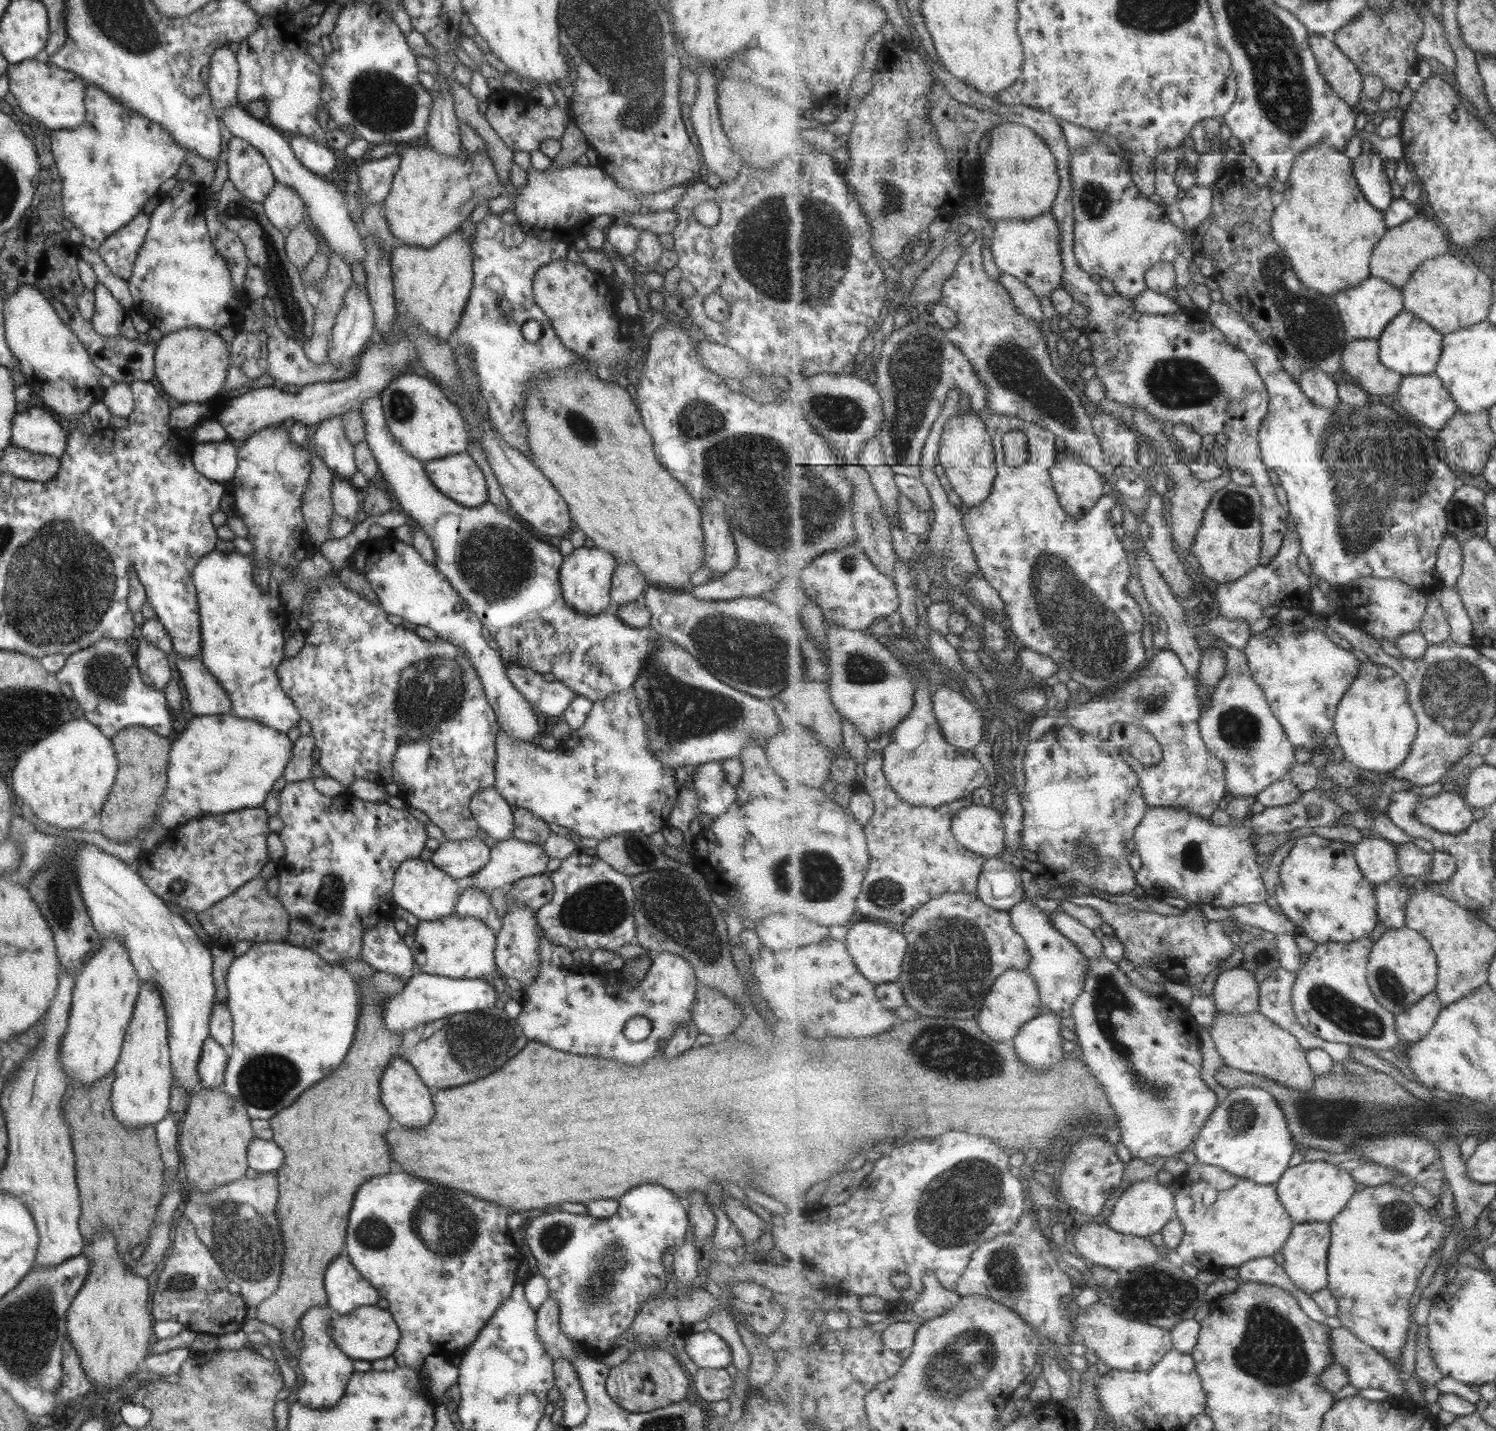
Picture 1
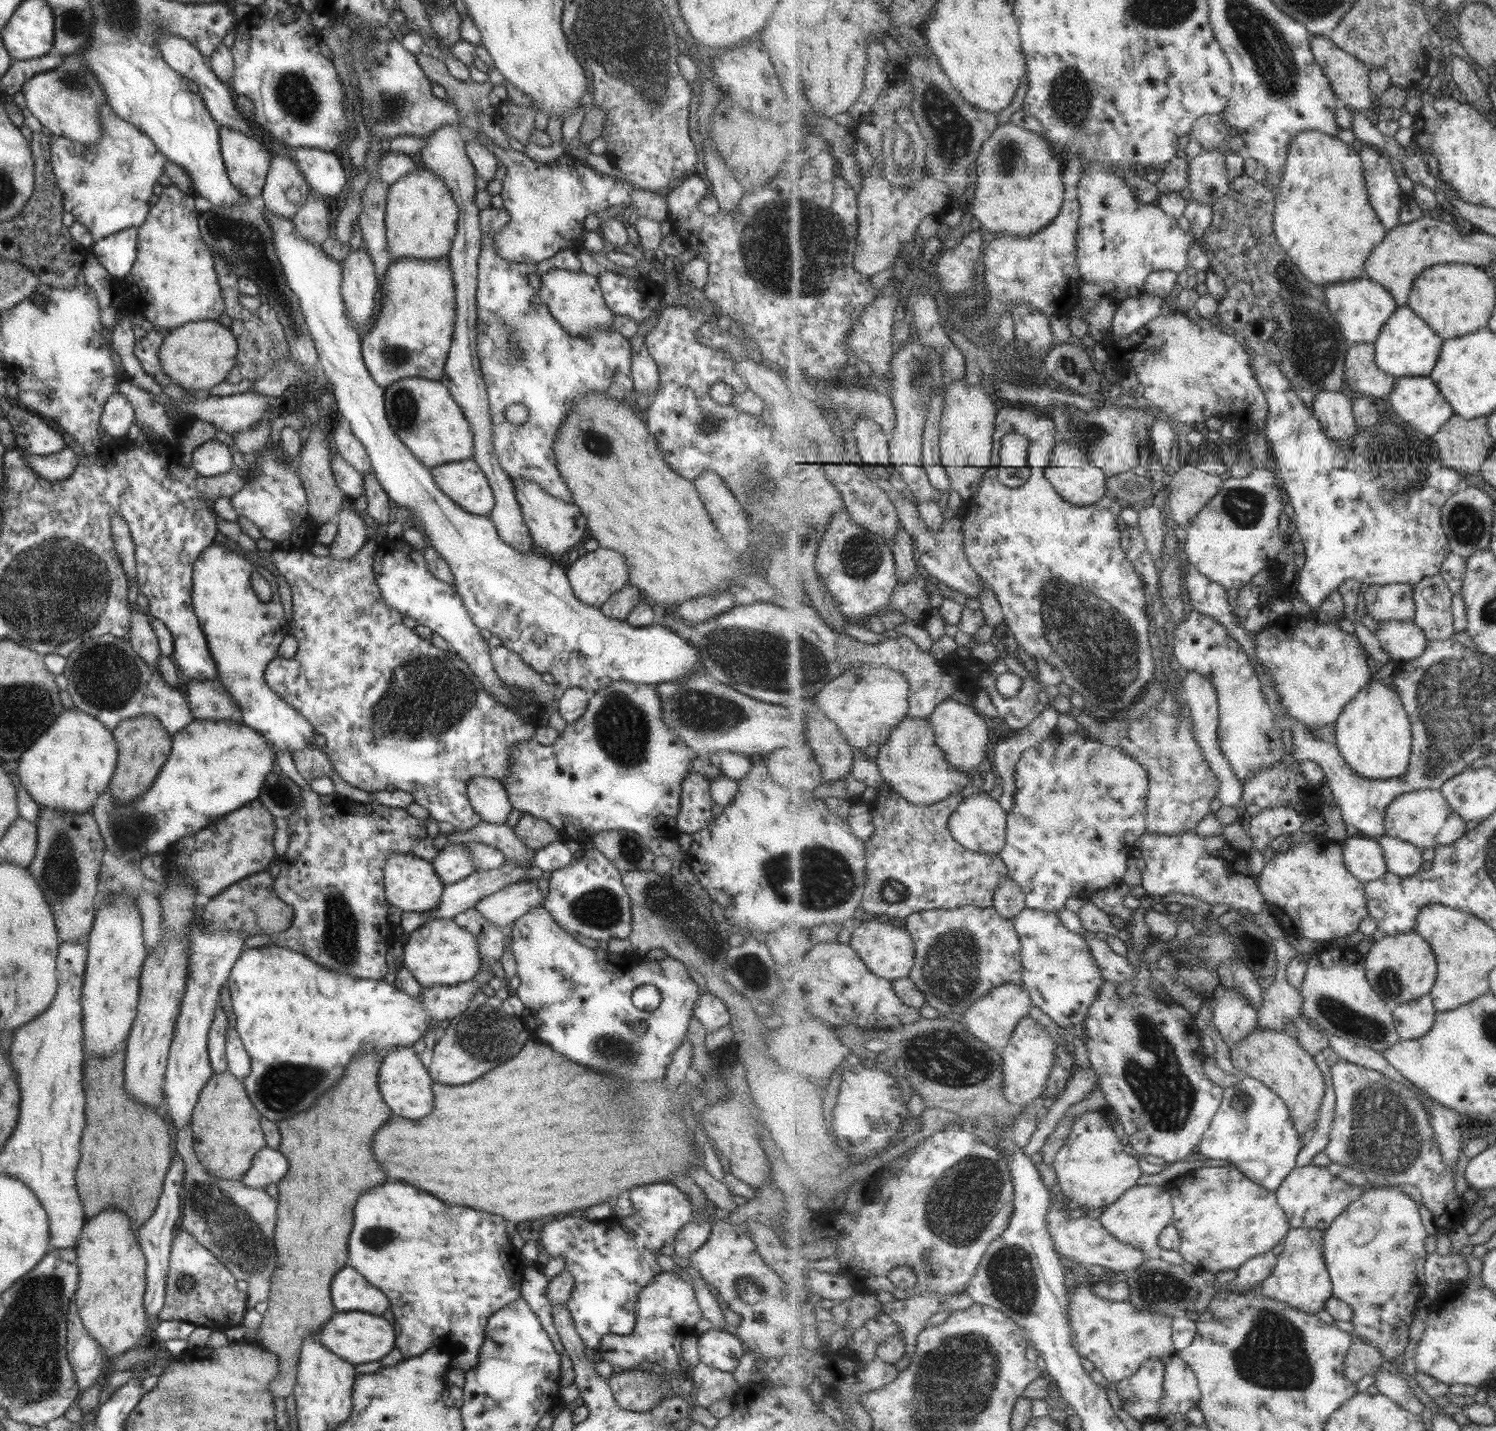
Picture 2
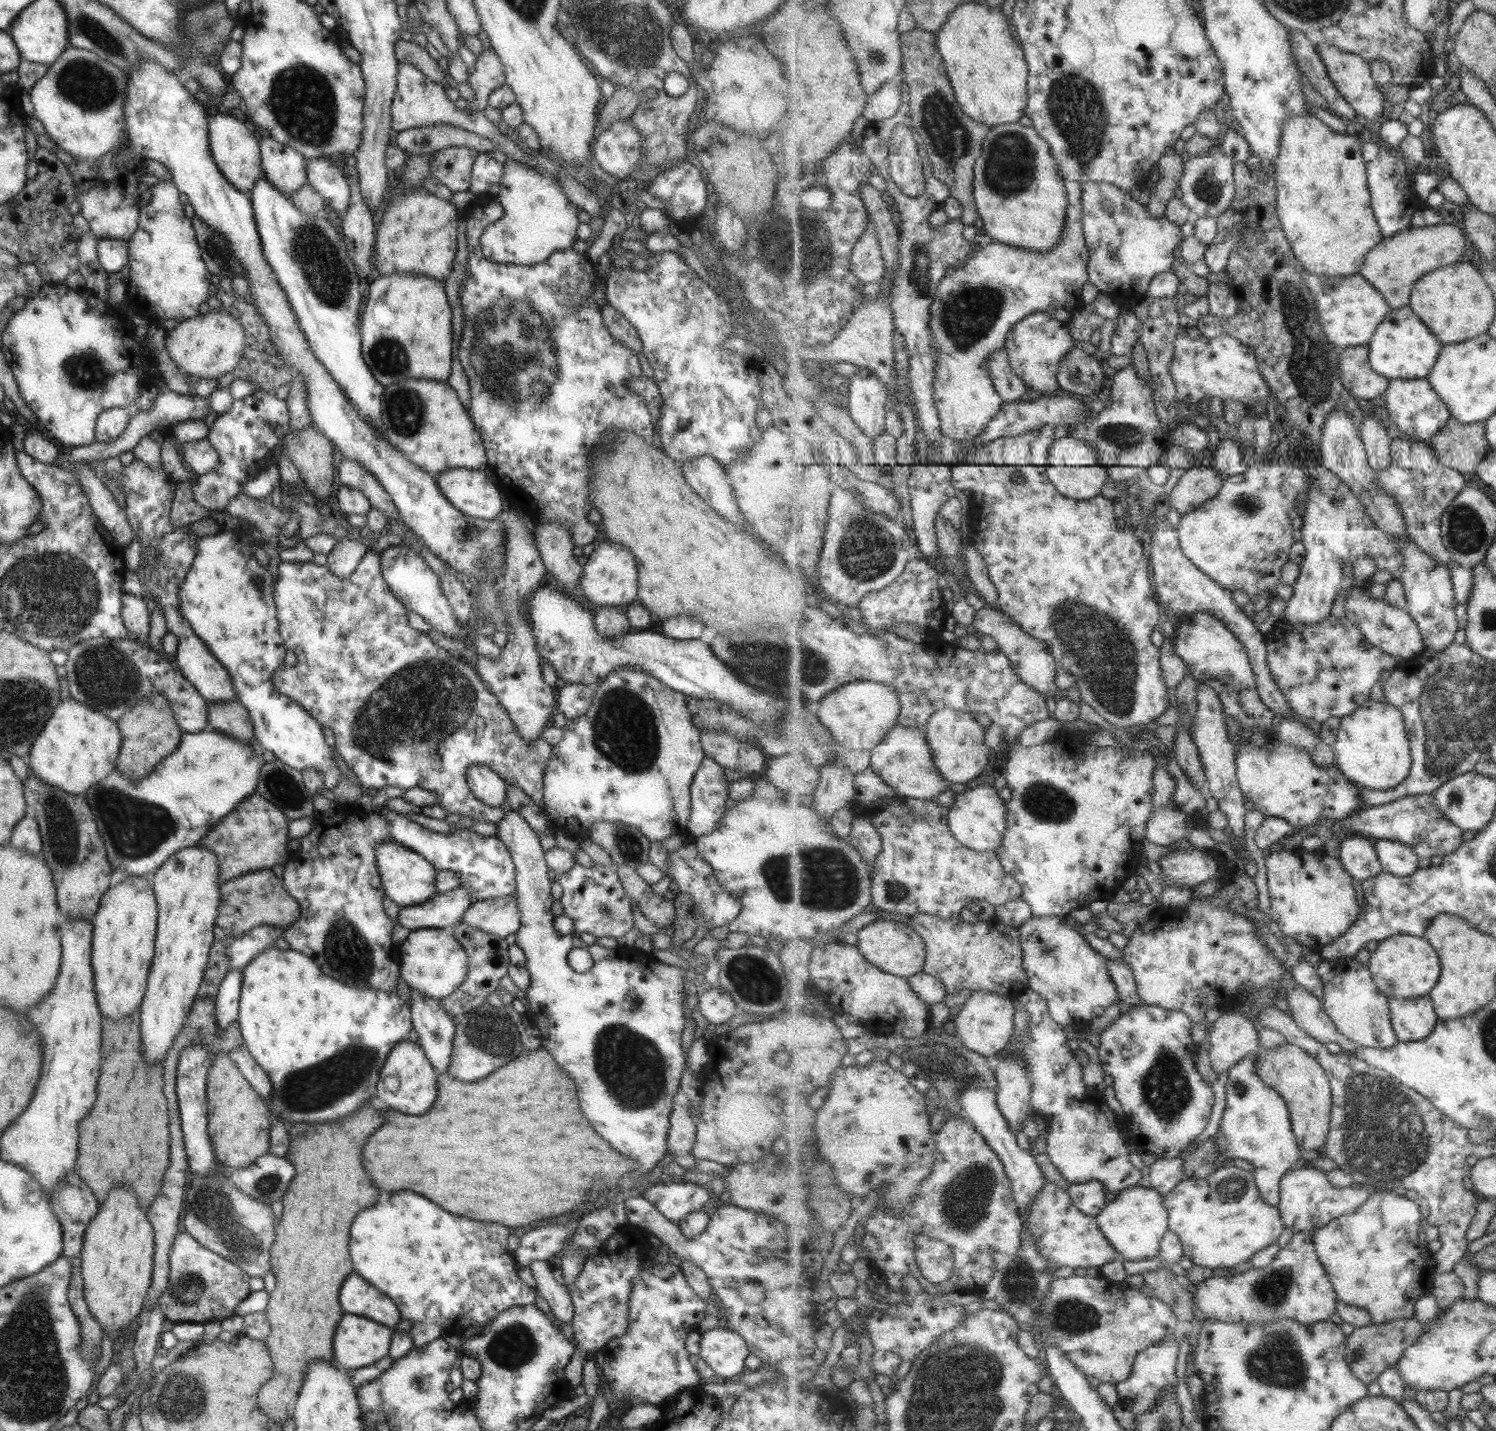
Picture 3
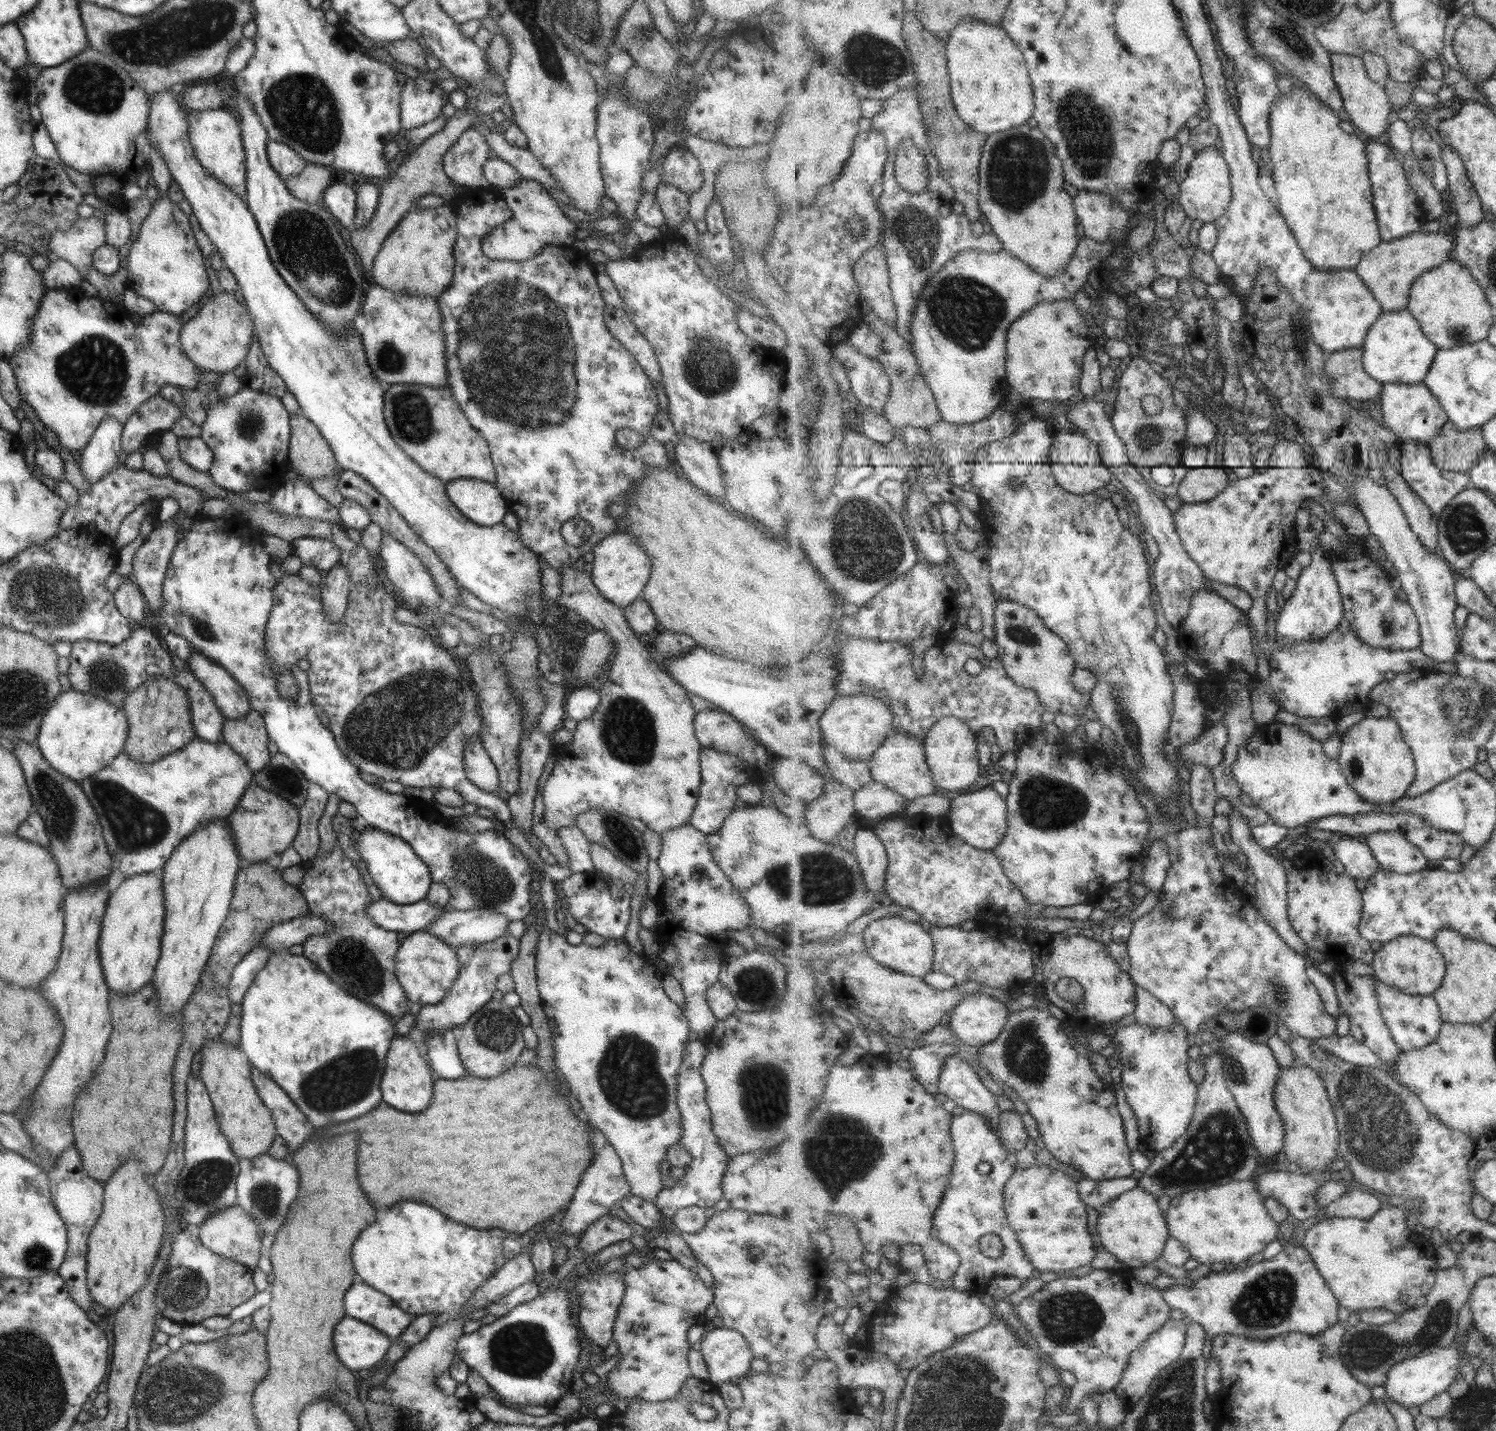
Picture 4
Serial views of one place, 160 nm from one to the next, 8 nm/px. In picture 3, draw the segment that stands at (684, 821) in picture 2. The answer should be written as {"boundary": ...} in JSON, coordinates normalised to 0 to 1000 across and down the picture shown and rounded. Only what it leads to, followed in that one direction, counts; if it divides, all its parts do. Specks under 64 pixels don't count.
{"boundary":[[[471,528],[460,549],[461,568],[457,581],[462,586],[477,579],[485,567],[486,549],[483,537]]]}

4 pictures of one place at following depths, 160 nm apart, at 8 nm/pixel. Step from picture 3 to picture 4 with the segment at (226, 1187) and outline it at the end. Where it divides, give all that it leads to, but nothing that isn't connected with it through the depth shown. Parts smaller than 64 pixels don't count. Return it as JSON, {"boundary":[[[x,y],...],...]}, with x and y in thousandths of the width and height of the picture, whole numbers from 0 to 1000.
{"boundary":[[[158,841],[154,843],[144,846],[143,848],[138,849],[128,860],[132,863],[133,868],[142,874],[142,876],[154,879],[162,885],[167,887],[172,885],[172,881],[178,875],[174,872],[174,857],[165,848]]]}

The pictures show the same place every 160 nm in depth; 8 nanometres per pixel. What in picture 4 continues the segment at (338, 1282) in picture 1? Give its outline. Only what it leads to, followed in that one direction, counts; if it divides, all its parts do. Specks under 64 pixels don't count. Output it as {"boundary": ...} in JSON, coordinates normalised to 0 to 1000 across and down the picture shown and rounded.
{"boundary":[[[236,897],[229,904],[231,920],[239,921],[260,936],[264,936],[275,925],[277,920],[271,918],[260,906],[244,897]]]}

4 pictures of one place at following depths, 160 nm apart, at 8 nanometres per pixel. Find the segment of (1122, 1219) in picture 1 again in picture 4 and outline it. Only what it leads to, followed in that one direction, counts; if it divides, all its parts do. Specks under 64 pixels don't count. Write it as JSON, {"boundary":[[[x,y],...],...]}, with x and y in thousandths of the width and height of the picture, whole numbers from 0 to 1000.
{"boundary":[[[762,829],[749,834],[734,846],[733,861],[738,872],[753,884],[753,887],[763,886],[777,878],[778,872],[783,864],[781,852],[777,850],[773,836]]]}

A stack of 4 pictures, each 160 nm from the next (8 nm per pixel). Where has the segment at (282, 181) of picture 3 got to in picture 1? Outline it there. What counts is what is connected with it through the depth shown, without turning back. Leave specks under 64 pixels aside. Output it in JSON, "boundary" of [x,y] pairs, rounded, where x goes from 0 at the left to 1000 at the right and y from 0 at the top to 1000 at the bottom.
{"boundary":[[[184,127],[175,142],[179,154],[191,164],[203,154],[204,146],[199,136]]]}

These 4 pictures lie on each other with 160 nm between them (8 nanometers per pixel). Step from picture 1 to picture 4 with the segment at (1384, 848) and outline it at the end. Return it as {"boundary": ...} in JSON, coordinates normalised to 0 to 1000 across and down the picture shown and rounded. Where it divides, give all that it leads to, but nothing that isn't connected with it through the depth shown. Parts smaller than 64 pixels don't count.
{"boundary":[[[896,584],[891,589],[893,601],[904,614],[915,615],[923,607],[914,589]]]}

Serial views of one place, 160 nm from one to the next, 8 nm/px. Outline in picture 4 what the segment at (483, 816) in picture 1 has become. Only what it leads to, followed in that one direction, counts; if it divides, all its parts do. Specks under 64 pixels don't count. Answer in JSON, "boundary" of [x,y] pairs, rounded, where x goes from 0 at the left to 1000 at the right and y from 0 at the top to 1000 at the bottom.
{"boundary":[[[316,514],[310,519],[309,533],[310,542],[315,548],[323,553],[332,554],[334,553],[332,537],[322,522],[320,514]]]}

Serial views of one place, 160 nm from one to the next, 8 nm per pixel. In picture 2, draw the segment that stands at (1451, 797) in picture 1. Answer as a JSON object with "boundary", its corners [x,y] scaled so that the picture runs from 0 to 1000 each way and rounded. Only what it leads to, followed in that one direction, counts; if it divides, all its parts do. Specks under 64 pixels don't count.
{"boundary":[[[954,551],[941,553],[934,556],[926,566],[926,581],[930,586],[938,586],[951,593],[960,594],[961,591],[969,591],[981,582],[981,574],[967,560],[963,551]]]}

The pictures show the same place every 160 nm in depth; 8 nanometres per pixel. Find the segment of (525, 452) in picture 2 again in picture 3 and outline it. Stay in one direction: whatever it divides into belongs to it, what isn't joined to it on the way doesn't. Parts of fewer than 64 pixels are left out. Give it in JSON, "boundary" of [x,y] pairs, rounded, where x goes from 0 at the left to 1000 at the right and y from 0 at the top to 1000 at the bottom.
{"boundary":[[[332,140],[327,143],[316,143],[314,148],[309,150],[311,154],[311,166],[313,180],[311,184],[310,201],[307,205],[309,218],[311,221],[311,228],[309,229],[308,236],[307,238],[307,243],[305,250],[309,257],[309,260],[312,263],[314,268],[314,289],[315,295],[320,298],[320,303],[322,307],[324,313],[325,324],[333,335],[334,343],[337,343],[343,352],[350,360],[352,360],[356,365],[361,365],[364,363],[370,363],[373,367],[376,367],[382,375],[384,382],[389,382],[396,379],[398,374],[399,368],[398,366],[394,366],[392,364],[392,359],[396,356],[395,354],[395,349],[394,349],[394,342],[392,339],[392,334],[392,321],[391,321],[391,316],[394,314],[394,312],[399,310],[403,307],[403,304],[406,303],[409,304],[410,302],[423,302],[427,306],[430,306],[433,310],[436,307],[436,300],[435,292],[431,284],[431,280],[428,277],[423,275],[421,271],[422,264],[428,263],[429,260],[426,254],[425,249],[415,240],[412,240],[410,236],[407,233],[406,229],[402,224],[401,216],[394,210],[394,203],[396,198],[400,194],[398,191],[398,185],[395,184],[391,177],[387,177],[384,175],[378,174],[377,175],[372,175],[366,179],[366,181],[360,184],[354,186],[345,184],[334,184],[328,183],[323,179],[320,166],[323,160],[329,155],[331,155],[336,150],[336,144]]]}

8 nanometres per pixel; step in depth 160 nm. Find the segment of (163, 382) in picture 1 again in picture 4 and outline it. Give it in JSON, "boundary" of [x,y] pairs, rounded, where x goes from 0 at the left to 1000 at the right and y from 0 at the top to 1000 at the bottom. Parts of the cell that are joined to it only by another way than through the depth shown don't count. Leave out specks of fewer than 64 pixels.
{"boundary":[[[148,203],[136,210],[131,220],[121,227],[119,237],[122,248],[128,252],[129,256],[149,262],[164,251],[170,233],[168,223],[162,213],[156,209],[156,204]]]}

